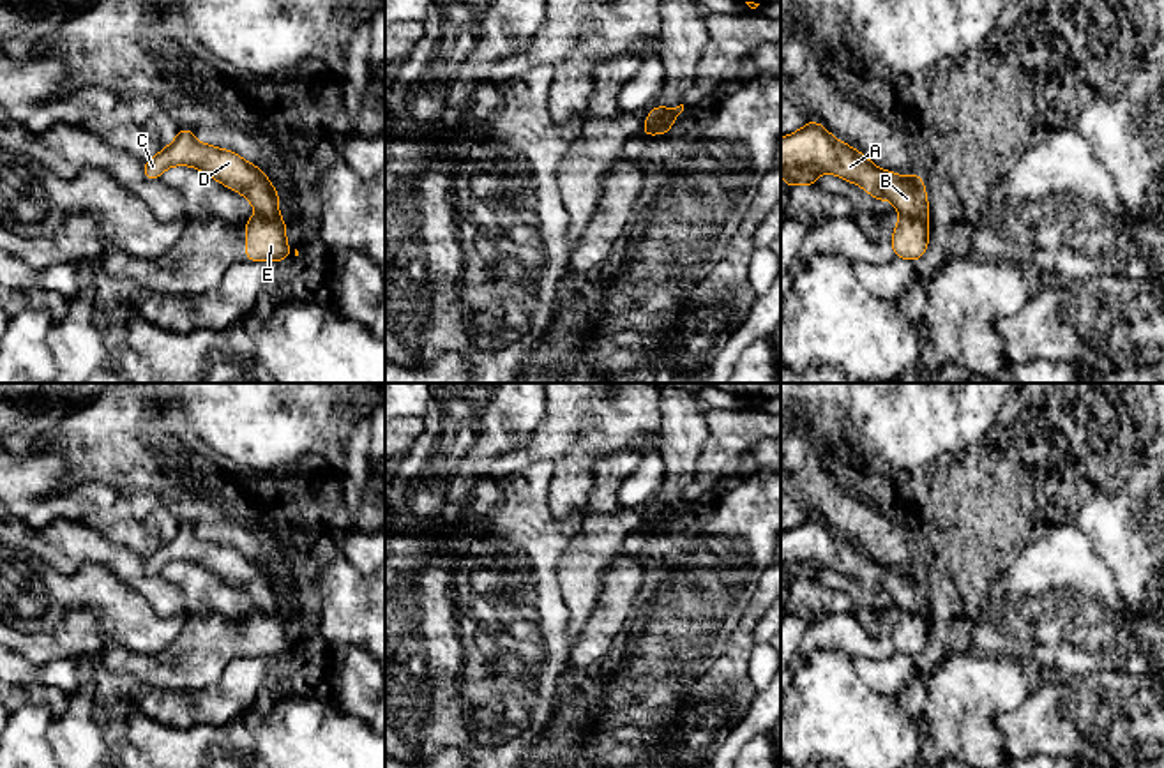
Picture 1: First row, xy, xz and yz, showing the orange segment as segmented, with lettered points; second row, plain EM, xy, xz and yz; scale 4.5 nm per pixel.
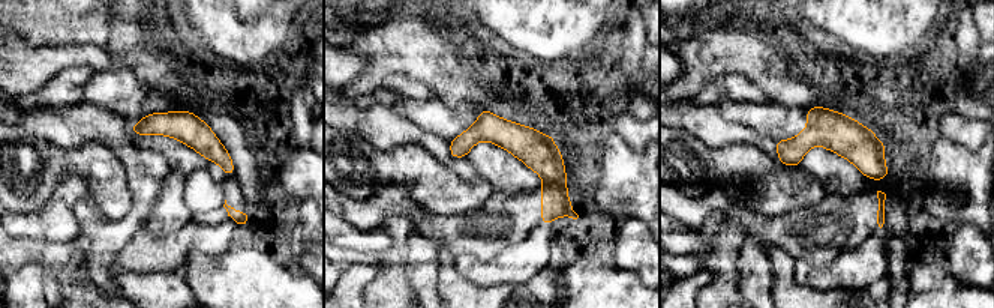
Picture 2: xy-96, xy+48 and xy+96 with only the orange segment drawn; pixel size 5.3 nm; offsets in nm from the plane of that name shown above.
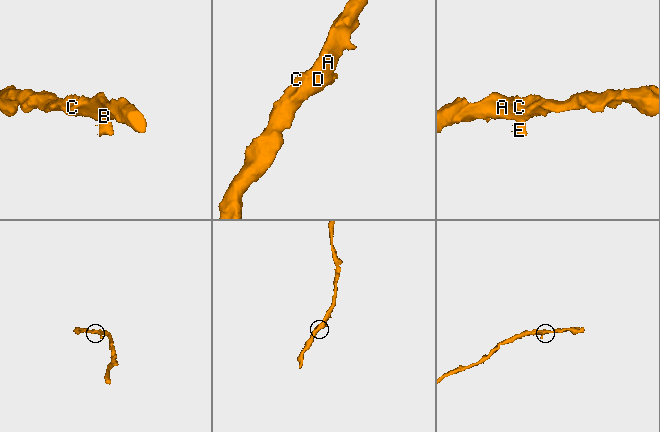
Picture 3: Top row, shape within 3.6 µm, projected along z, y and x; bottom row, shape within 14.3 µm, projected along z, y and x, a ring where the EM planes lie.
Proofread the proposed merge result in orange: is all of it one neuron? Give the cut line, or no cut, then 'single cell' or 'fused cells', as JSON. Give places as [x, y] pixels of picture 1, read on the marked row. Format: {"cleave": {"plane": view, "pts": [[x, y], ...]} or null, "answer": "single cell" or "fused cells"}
{"cleave": {"plane": "yz", "pts": [[901, 214], [926, 218]]}, "answer": "fused cells"}

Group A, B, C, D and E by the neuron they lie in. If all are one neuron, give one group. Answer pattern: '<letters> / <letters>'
A B C D / E

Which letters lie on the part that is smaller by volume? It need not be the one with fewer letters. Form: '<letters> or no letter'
E

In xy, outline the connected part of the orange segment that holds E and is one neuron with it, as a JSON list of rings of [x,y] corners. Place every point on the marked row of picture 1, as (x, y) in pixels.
[[[253,215],[246,226],[246,260],[247,261],[283,261],[290,258],[286,240],[286,221]]]

